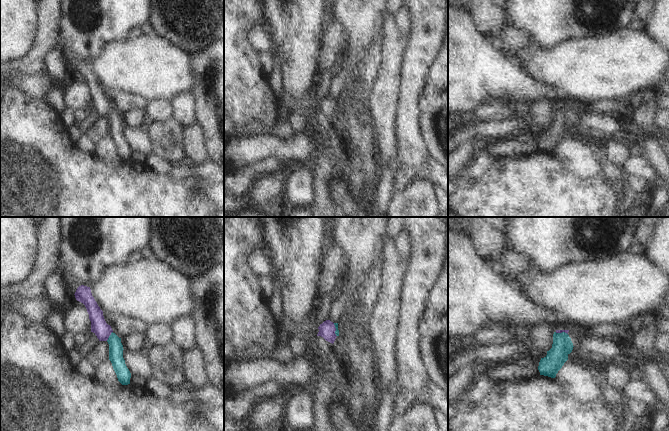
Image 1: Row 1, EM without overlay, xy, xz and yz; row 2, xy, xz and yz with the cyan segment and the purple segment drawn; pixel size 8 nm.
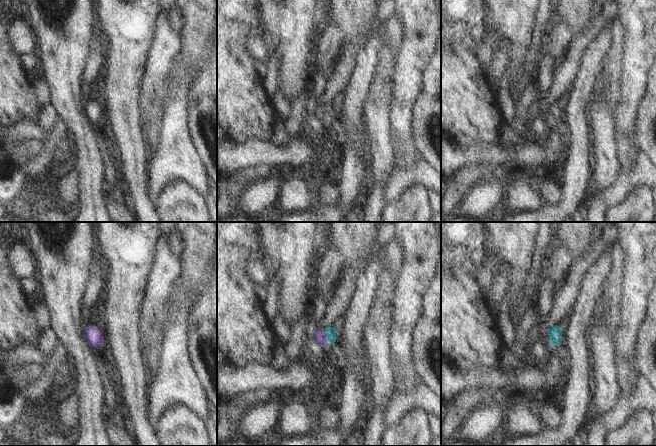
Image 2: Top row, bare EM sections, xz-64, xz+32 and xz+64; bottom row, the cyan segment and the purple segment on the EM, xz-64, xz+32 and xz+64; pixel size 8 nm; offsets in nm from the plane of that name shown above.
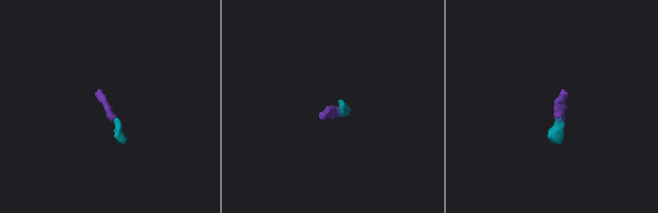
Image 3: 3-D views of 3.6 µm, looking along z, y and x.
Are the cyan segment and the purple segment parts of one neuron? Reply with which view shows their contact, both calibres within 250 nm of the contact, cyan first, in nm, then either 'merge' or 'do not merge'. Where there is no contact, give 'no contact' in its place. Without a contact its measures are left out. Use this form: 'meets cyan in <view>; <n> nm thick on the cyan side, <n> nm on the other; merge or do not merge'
meets cyan in xy; 110 nm thick on the cyan side, 140 nm on the other; merge

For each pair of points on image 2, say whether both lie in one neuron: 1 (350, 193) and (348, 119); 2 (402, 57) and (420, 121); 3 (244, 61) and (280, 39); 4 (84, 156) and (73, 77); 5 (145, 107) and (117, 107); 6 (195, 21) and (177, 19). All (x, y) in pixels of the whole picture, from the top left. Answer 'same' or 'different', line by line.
1: same
2: different
3: different
4: same
5: different
6: different

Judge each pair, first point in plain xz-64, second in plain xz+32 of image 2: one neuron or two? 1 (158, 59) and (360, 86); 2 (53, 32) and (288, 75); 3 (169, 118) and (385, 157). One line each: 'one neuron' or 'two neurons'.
1: two neurons
2: one neuron
3: two neurons

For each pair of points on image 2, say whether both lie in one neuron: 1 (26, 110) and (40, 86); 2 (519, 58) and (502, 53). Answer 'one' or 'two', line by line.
1: two
2: two

